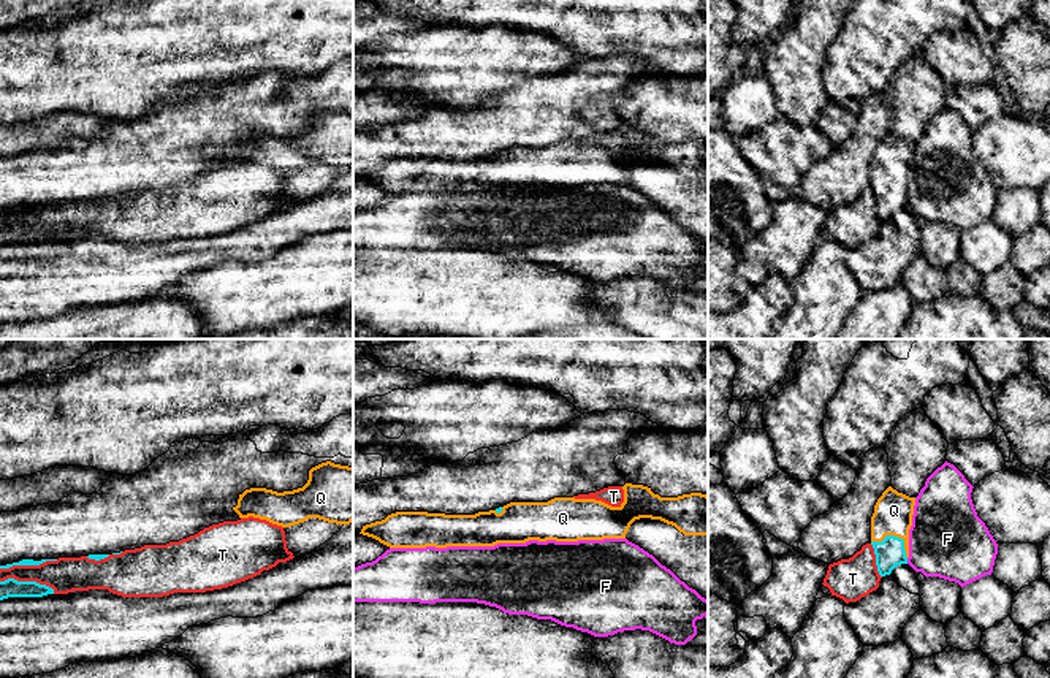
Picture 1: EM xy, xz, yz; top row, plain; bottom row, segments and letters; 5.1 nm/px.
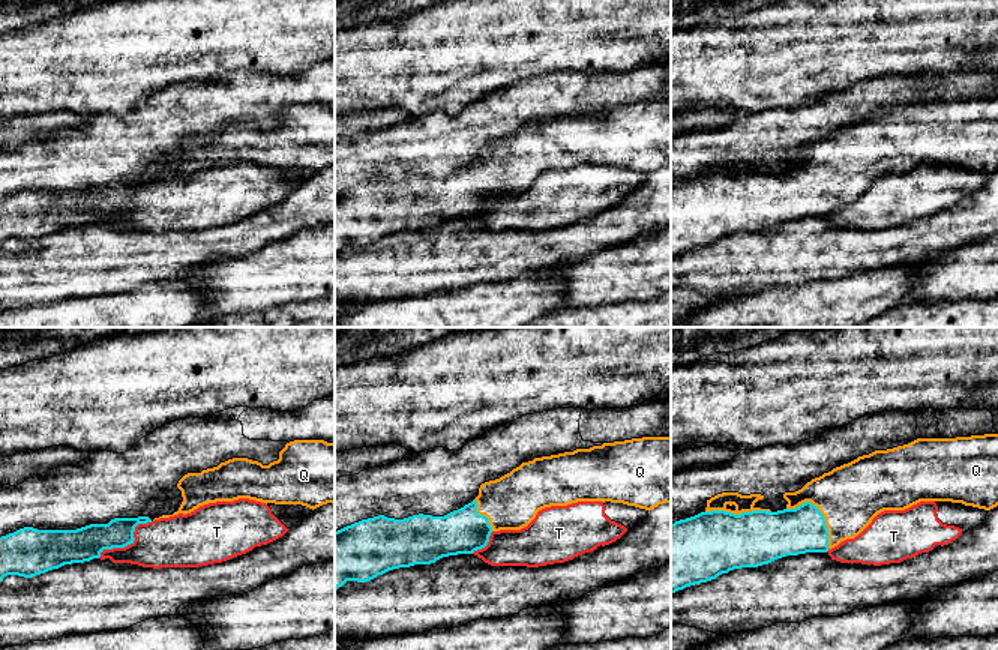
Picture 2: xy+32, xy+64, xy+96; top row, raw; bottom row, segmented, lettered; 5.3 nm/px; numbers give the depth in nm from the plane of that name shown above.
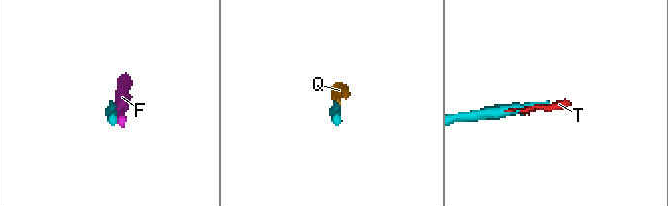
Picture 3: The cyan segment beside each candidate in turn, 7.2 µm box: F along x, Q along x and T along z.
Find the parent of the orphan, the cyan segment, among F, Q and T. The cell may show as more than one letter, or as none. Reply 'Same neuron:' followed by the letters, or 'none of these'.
Same neuron: Q

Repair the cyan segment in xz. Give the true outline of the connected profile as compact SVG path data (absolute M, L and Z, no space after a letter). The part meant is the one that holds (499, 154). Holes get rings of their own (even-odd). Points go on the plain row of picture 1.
M626 128L624 147L611 152L595 144L554 143L548 147L510 147L504 152L475 160L445 160L428 157L396 157L382 166L363 171L363 181L390 193L447 193L494 192L497 189L526 189L529 185L603 185L626 184L630 170L640 163L660 165L684 181L708 181L708 141L702 138L660 143L651 133Z

